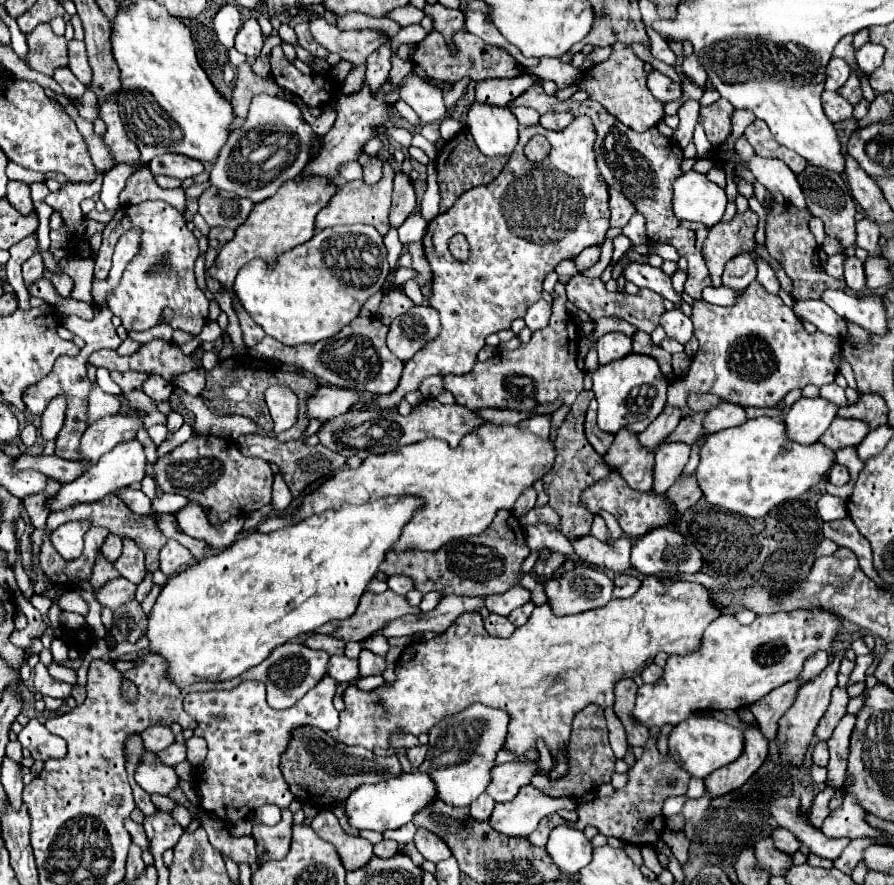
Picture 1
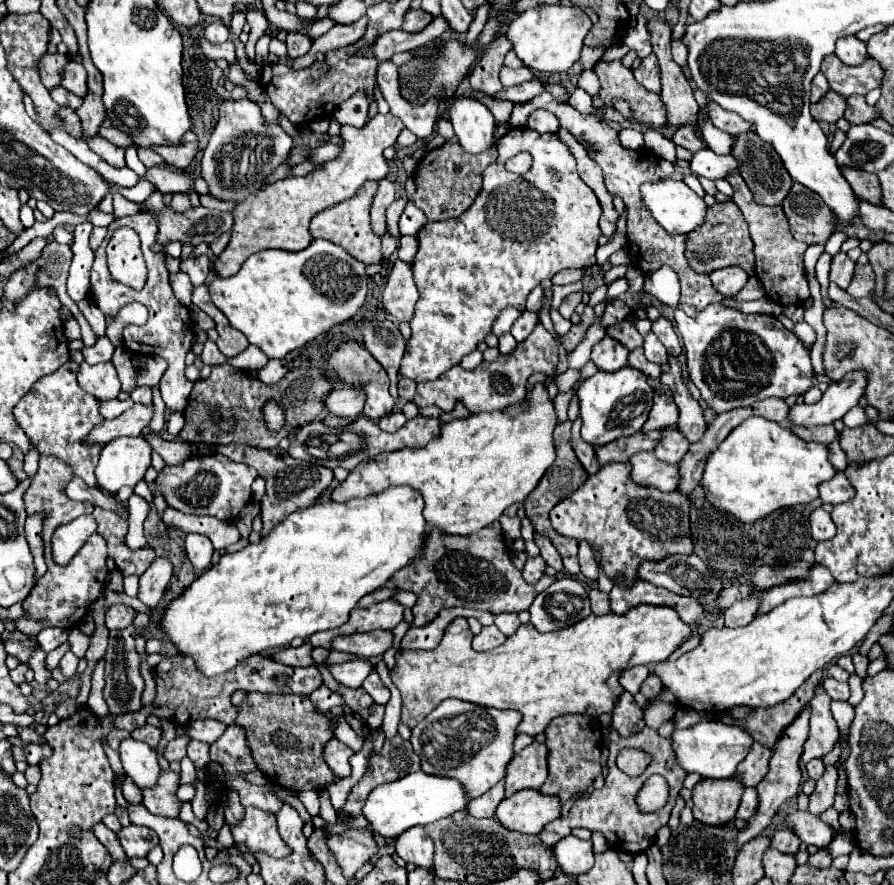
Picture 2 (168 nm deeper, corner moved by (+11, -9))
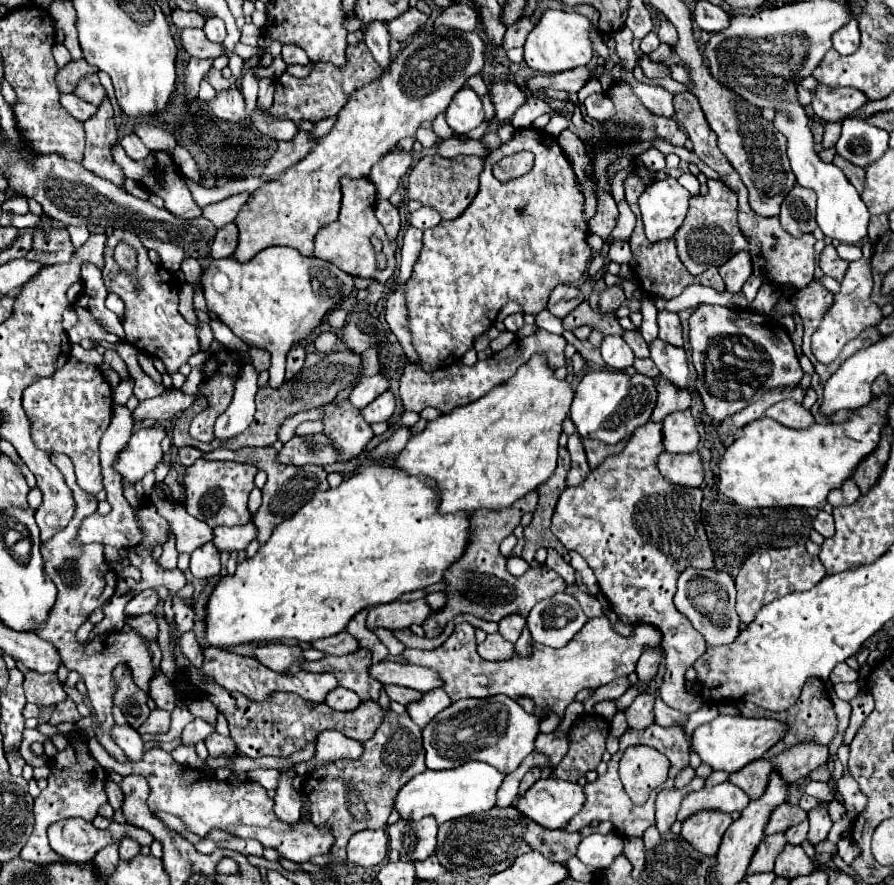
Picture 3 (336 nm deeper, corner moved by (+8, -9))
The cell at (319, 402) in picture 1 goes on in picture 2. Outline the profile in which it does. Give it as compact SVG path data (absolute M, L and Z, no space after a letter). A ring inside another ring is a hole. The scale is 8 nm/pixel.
M343 387L343 389L331 391L331 395L327 397L327 403L325 403L325 409L331 411L333 415L355 419L361 415L363 405L365 405L365 391Z

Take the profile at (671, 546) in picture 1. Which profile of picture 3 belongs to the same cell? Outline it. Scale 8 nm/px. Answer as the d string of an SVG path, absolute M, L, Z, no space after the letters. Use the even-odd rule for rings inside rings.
M684 569L678 577L678 591L674 597L676 609L686 615L692 623L692 627L706 639L708 647L716 645L726 645L732 643L738 635L738 615L734 609L736 603L736 587L734 579L724 573L724 571L714 571L714 569Z

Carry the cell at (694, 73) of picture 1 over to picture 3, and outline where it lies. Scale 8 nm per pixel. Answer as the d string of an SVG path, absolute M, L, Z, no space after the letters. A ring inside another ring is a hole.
M664 19L664 21L660 23L658 37L660 37L660 41L662 41L662 43L666 43L666 45L676 45L676 41L678 41L676 27L674 27L670 21L666 21L666 19Z

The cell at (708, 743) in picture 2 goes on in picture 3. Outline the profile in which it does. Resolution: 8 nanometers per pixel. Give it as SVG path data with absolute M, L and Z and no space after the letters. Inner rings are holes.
M716 717L710 723L704 723L694 729L690 737L690 745L694 753L702 759L702 763L710 765L712 771L726 771L734 773L740 771L744 765L752 763L754 759L764 757L764 753L784 735L784 723L774 719L748 719L748 717Z

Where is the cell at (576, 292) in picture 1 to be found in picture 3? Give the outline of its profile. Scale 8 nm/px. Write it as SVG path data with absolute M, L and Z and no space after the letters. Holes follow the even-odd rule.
M558 285L552 295L550 295L550 301L548 301L548 309L552 315L564 319L570 311L574 311L580 303L584 301L584 295L578 287L572 287L572 285Z

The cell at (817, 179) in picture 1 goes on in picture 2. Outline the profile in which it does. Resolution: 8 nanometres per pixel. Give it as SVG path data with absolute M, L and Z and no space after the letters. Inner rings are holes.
M793 183L781 207L797 241L805 241L807 245L825 245L825 241L831 237L833 213L829 213L829 207L823 205L823 201L811 189Z

